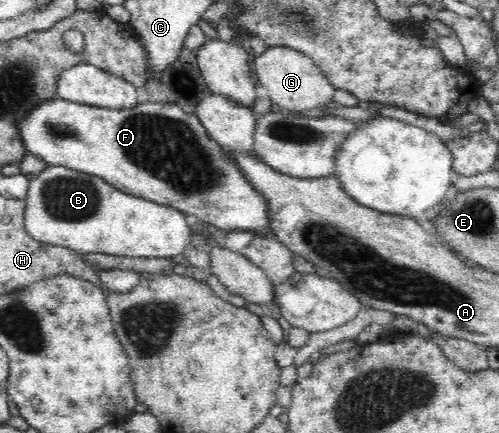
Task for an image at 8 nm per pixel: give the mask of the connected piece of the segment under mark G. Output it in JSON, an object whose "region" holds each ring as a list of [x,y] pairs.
{"region":[[[271,46],[253,60],[257,80],[267,88],[272,104],[279,105],[287,113],[301,114],[303,110],[319,108],[333,101],[335,86],[312,58],[285,46]]]}

